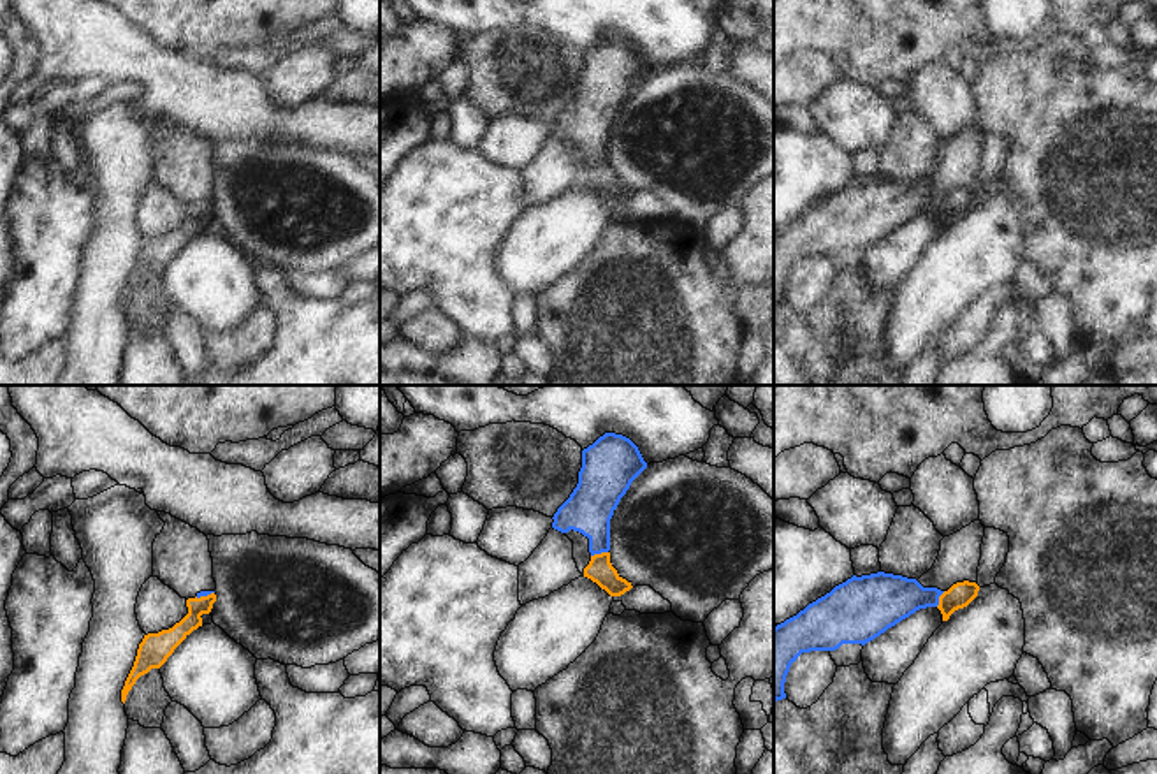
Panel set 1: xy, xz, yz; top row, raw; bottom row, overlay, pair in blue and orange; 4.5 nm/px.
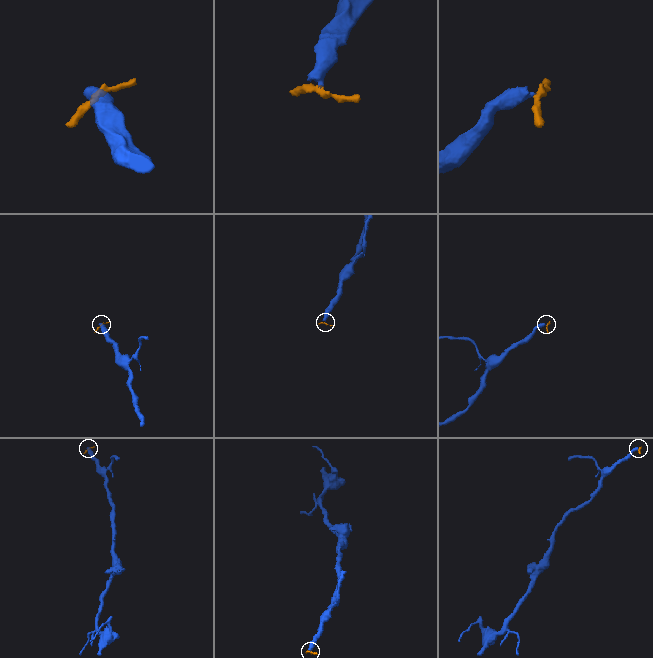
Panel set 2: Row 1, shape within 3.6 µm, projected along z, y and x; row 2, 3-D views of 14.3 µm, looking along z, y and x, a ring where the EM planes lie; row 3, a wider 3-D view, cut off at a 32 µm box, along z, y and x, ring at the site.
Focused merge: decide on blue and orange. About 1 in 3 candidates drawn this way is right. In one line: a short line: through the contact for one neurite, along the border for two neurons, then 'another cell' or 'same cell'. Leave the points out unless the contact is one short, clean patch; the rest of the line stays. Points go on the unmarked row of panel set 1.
xz (607, 157), (591, 162) | another cell

